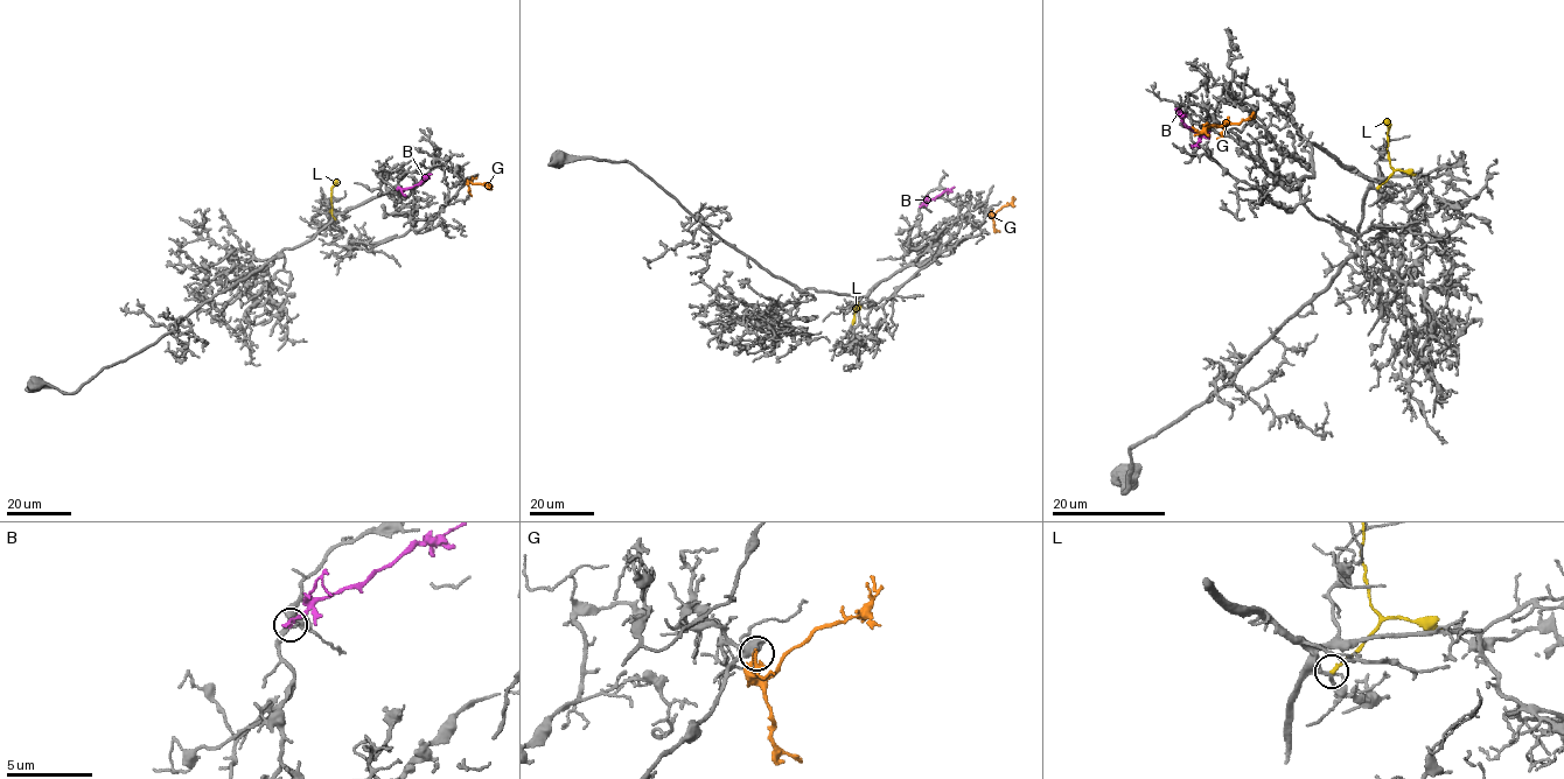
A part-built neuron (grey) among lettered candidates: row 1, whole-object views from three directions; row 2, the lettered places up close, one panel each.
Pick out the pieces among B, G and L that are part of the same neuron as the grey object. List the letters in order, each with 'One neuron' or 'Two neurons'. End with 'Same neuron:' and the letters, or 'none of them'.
B: Two neurons
G: One neuron
L: Two neurons
Same neuron: G

